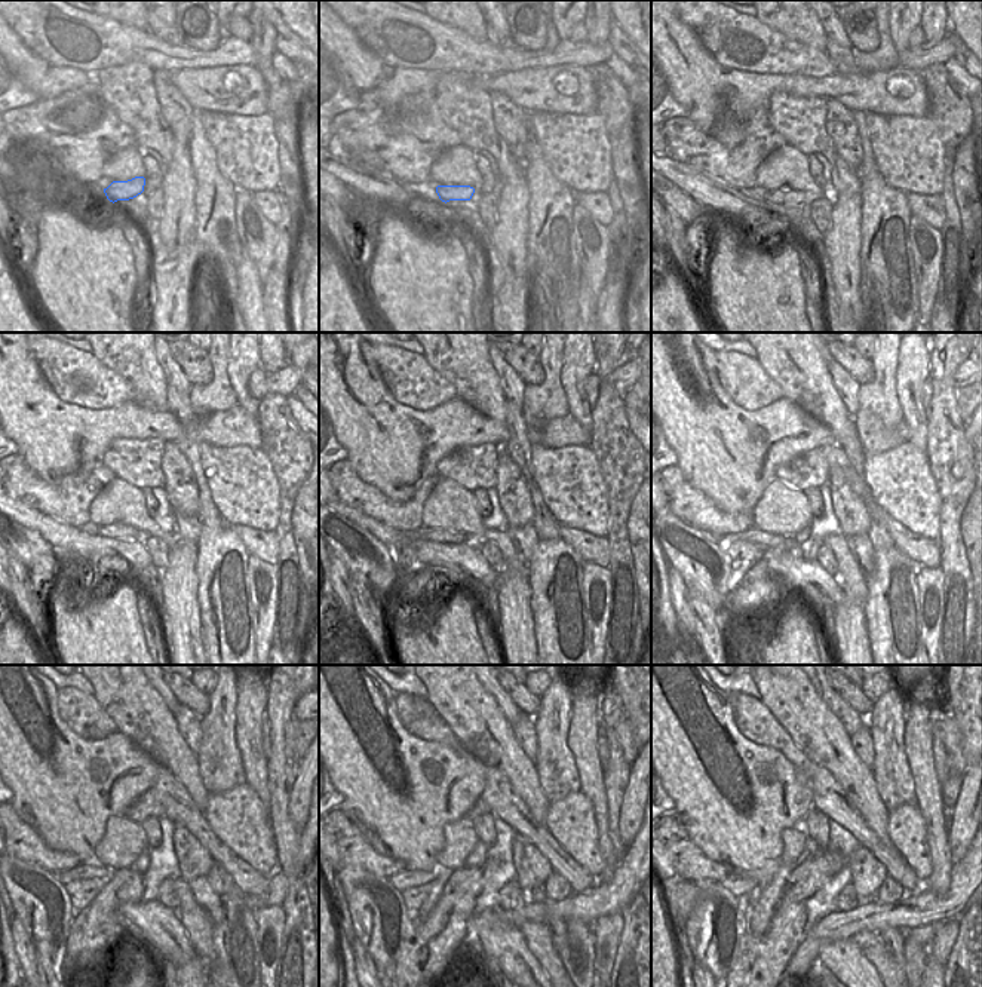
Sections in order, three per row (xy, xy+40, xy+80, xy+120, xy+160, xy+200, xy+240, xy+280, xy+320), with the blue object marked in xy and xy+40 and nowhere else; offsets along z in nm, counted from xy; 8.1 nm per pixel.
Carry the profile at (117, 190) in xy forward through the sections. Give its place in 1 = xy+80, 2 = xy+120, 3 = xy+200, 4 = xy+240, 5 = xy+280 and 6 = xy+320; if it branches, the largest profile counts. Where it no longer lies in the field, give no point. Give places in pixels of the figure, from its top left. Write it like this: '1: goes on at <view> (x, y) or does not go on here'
1: goes on at xy+80 (781, 196)
2: goes on at xy+120 (122, 532)
3: goes on at xy+200 (755, 536)
4: goes on at xy+240 (83, 871)
5: goes on at xy+280 (402, 880)
6: goes on at xy+320 (736, 883)

